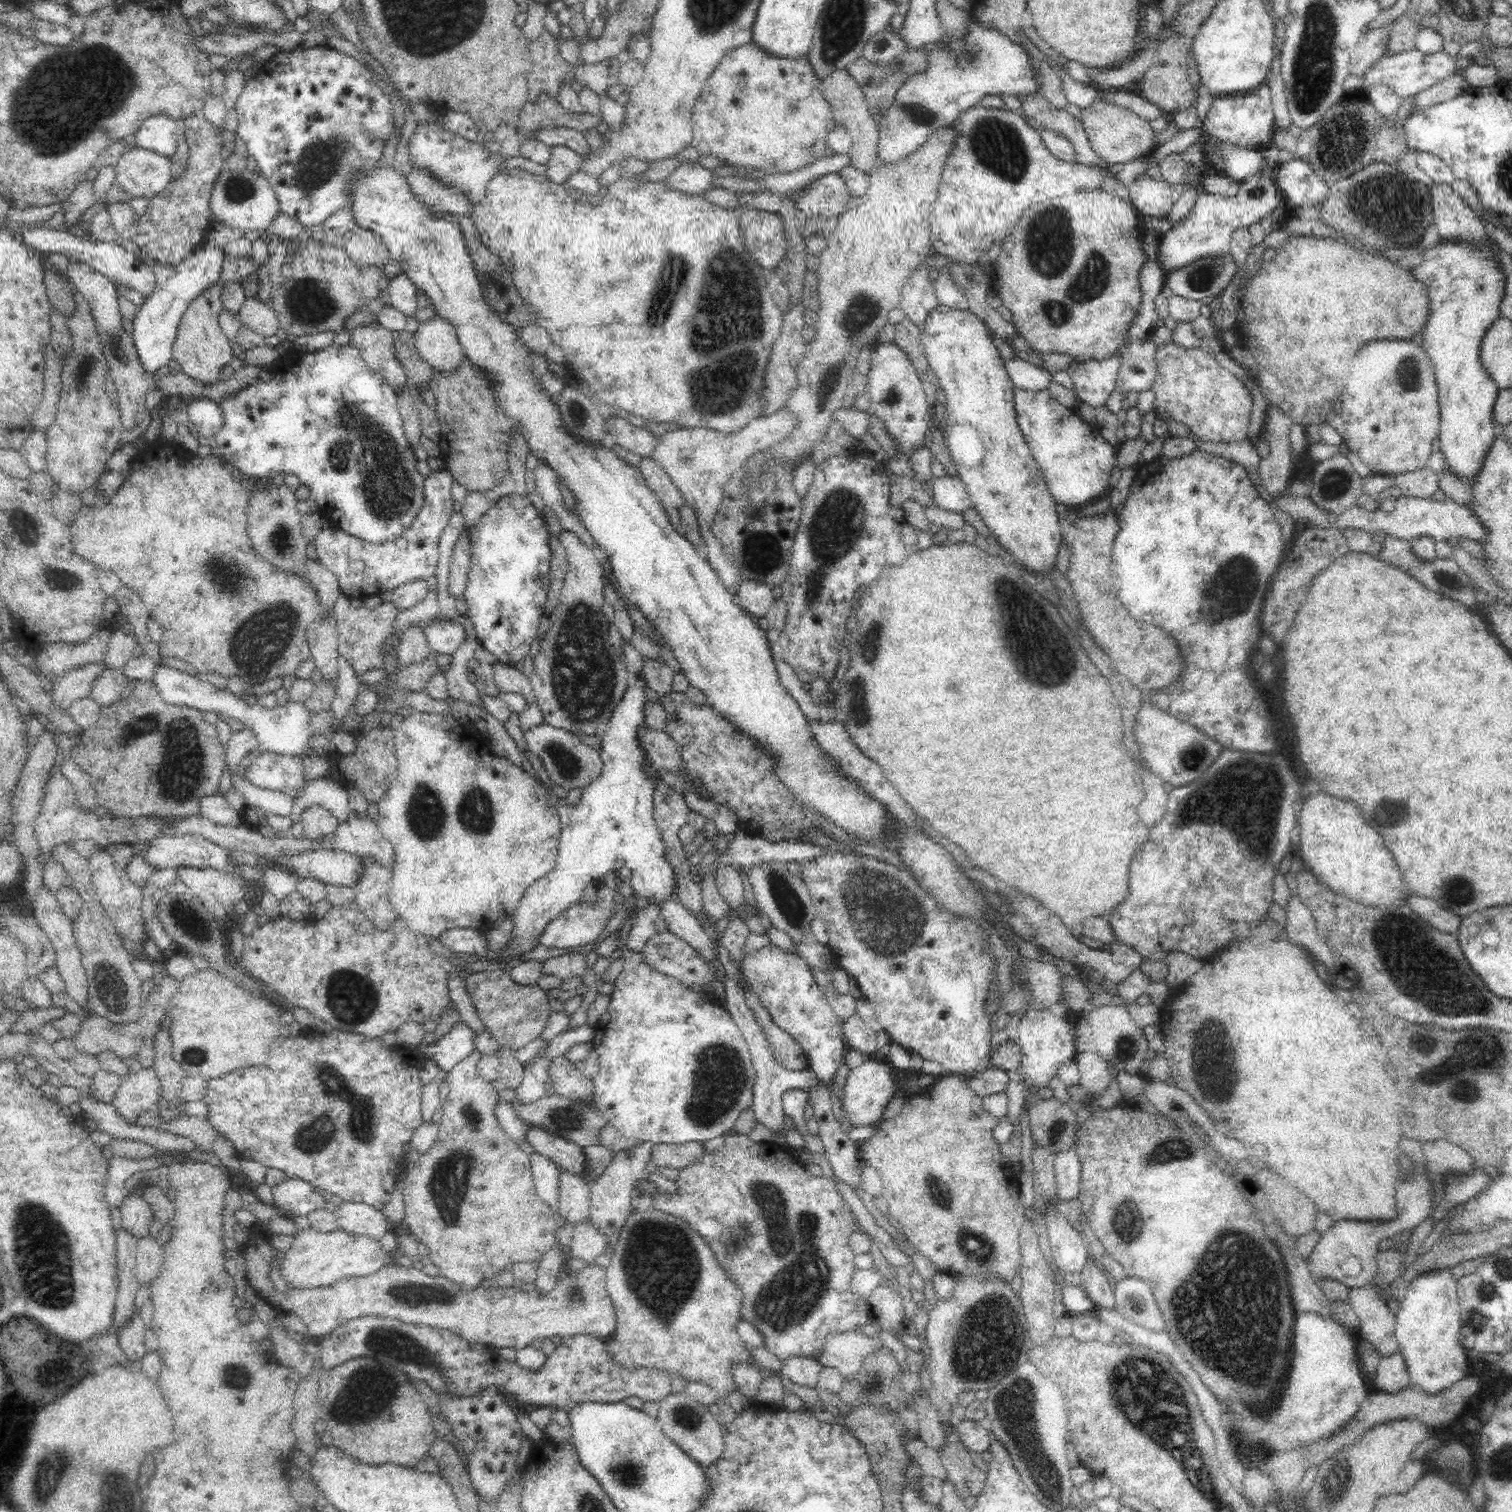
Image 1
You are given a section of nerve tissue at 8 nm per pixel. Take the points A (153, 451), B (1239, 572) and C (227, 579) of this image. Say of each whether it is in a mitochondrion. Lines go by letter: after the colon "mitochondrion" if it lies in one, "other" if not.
A: other
B: mitochondrion
C: mitochondrion

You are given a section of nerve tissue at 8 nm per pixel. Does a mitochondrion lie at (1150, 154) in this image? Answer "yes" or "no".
no

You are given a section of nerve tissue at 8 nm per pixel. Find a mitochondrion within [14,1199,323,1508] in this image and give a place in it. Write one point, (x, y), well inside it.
(49, 1470)

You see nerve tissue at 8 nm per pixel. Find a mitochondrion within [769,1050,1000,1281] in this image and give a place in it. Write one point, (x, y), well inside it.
(972, 1241)

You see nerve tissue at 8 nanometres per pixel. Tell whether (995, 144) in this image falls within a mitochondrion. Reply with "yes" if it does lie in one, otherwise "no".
yes

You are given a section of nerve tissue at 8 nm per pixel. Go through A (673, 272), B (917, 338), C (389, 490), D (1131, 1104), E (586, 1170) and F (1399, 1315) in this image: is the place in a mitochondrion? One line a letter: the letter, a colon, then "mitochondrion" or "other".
A: mitochondrion
B: other
C: mitochondrion
D: other
E: other
F: other

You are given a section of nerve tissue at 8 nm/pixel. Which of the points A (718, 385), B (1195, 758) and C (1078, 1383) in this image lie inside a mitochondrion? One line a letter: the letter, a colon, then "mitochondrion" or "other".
A: mitochondrion
B: mitochondrion
C: other

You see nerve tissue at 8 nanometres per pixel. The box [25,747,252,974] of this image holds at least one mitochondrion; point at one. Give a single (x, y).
(190, 922)

